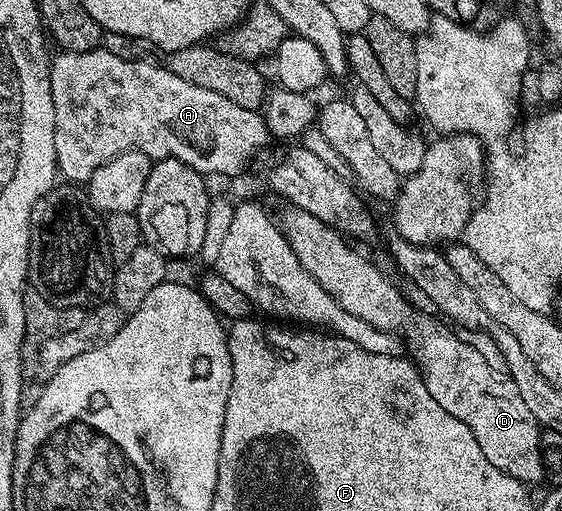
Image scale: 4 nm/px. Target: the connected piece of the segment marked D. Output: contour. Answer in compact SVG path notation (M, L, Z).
M288 206L285 209L284 217L279 217L278 220L280 227L284 230L284 237L290 242L298 262L302 262L305 270L320 283L322 290L329 292L338 302L338 306L354 314L354 318L362 318L362 322L370 322L370 326L383 332L402 334L407 342L407 351L408 348L412 351L411 359L415 367L419 368L421 377L426 382L426 390L434 398L436 407L446 410L446 414L454 414L458 422L466 422L466 426L470 426L474 438L478 438L478 446L482 446L482 454L486 454L486 458L490 458L490 462L494 462L498 470L510 474L510 478L526 486L533 486L532 484L538 483L540 479L543 481L546 473L540 453L542 429L540 423L534 418L534 414L530 414L530 409L526 407L526 398L518 394L518 386L514 386L507 371L500 369L499 372L470 341L463 340L460 337L463 335L453 330L447 323L439 319L431 320L428 316L415 316L411 306L404 301L403 294L384 277L379 266L371 264L362 253L355 252L348 245L351 243L332 225L323 224L321 220L314 218L314 214L301 208Z

